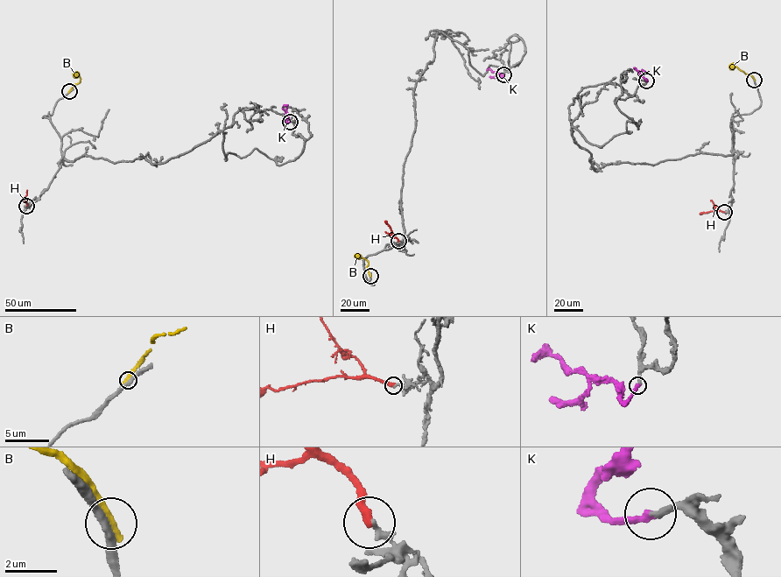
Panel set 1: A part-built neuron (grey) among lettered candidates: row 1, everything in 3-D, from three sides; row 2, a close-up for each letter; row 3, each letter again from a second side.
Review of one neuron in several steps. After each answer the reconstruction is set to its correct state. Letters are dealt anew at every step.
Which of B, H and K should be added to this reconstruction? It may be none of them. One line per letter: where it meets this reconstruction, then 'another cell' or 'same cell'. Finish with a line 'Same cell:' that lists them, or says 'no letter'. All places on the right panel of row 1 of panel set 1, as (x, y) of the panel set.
B: meets grey at (754, 80); another cell
H: meets grey at (724, 212); another cell
K: meets grey at (646, 80); same cell
Same cell: K

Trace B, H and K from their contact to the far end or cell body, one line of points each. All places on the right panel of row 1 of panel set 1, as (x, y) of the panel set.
B: (755, 79), (735, 66), (729, 66)
H: (724, 212), (700, 214)
K: (646, 80), (635, 69)

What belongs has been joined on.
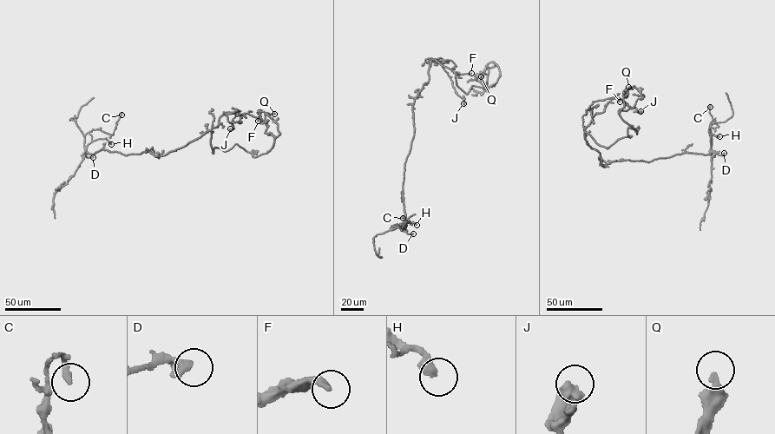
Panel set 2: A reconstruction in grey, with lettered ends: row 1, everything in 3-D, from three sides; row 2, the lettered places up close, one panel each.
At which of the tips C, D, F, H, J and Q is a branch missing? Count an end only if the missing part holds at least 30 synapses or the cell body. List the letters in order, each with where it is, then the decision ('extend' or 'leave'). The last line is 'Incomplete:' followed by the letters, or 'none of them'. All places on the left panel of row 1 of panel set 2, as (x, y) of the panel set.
C: at (121, 115); leave
D: at (93, 157); leave
F: at (258, 121); leave
H: at (111, 144); leave
J: at (230, 128); leave
Q: at (274, 114); leave
Incomplete: none of them

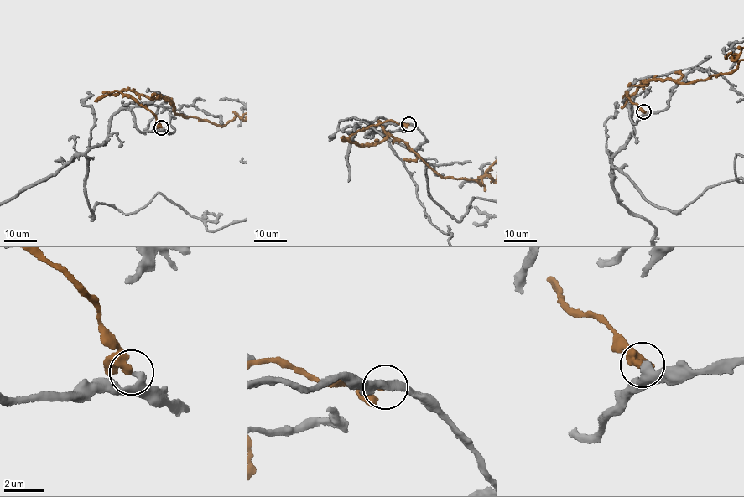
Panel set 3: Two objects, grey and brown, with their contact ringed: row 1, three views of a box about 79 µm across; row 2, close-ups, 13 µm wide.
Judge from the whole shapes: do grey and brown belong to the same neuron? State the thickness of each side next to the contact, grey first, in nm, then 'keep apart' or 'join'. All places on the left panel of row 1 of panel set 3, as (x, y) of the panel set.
calibres 400 and 360 nm; keep apart

